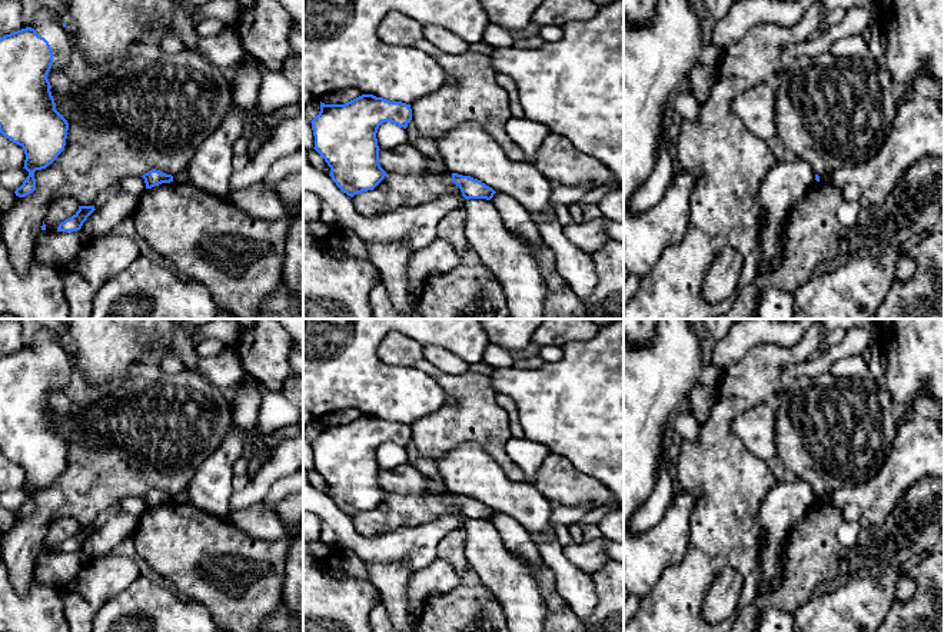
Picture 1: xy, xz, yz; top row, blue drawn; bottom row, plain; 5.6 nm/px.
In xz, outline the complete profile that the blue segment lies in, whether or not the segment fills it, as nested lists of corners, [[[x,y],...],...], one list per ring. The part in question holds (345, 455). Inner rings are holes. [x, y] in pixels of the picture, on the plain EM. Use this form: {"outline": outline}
{"outline": [[[362,415],[345,425],[320,422],[320,432],[310,442],[313,469],[330,488],[329,496],[340,512],[353,518],[373,510],[386,496],[379,485],[379,446],[390,442],[406,449],[410,440],[410,425],[373,415]]]}

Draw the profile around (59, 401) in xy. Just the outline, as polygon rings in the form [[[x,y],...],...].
[[[51,390],[47,395],[50,406],[60,413],[62,416],[72,416],[73,405],[70,399],[66,396],[64,390]]]

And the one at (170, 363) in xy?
[[[170,352],[160,356],[160,369],[164,375],[179,375],[185,372],[185,363]]]

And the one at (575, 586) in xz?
[[[556,538],[536,542],[544,565],[555,575],[555,589],[561,599],[586,619],[598,602],[591,575],[574,566]]]

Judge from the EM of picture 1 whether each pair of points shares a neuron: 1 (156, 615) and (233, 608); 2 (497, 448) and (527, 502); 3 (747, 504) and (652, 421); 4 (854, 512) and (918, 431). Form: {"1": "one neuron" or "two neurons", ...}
{"1": "two neurons", "2": "two neurons", "3": "two neurons", "4": "two neurons"}

